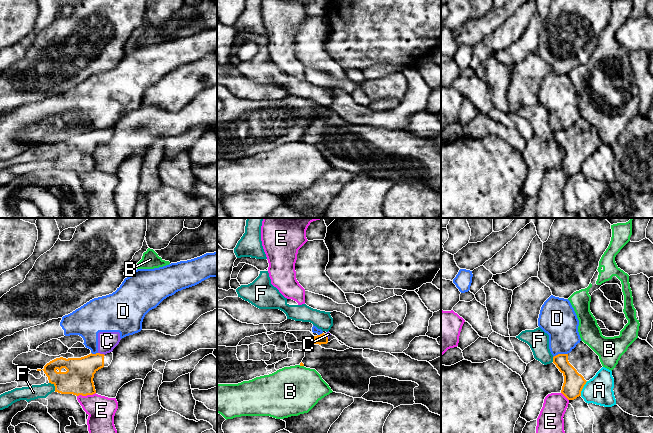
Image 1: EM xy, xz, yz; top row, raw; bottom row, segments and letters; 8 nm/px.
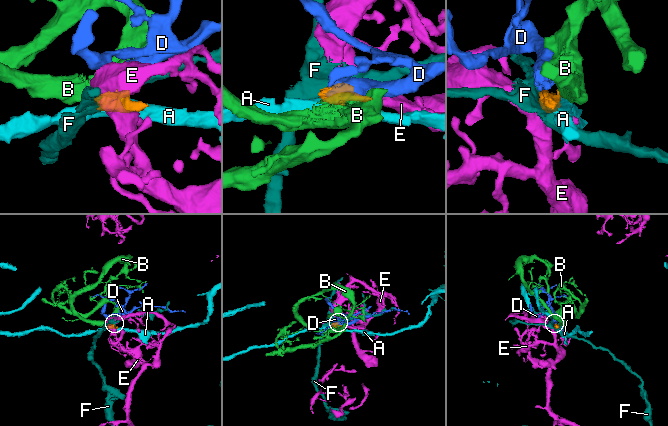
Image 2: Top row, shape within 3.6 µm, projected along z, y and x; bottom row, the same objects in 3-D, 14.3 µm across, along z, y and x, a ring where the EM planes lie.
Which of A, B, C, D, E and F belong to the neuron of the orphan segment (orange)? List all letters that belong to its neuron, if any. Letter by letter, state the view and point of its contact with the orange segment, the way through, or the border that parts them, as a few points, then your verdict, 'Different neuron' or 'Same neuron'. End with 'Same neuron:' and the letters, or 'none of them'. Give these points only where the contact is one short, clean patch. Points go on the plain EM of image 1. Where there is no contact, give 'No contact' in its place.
A: Touches orange at yz (582, 164). Different neuron
B: Touches orange at xz (301, 141). Boundary: xz (299, 141), (303, 142). Different neuron
C: Touches orange at xy (101, 130). Boundary: xy (98, 128), (104, 131). Different neuron
D: Touches orange at yz (560, 130). Boundary: yz (567, 129), (558, 129), (553, 133). Different neuron
E: Touches orange at xy (86, 171). Different neuron
F: Touches orange at xy (54, 161). Different neuron
Same neuron: none of them

